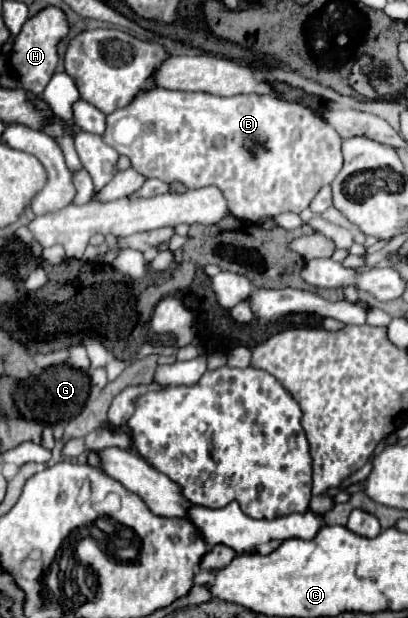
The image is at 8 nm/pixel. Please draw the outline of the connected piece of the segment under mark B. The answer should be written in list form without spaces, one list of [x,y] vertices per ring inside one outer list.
[[[163,88],[141,90],[125,108],[105,118],[103,140],[131,160],[131,168],[145,178],[159,178],[167,184],[183,182],[187,188],[217,186],[235,218],[259,222],[281,212],[299,214],[315,194],[335,180],[343,166],[343,138],[321,116],[301,104],[281,100],[273,94],[213,96],[205,92],[175,92]]]

